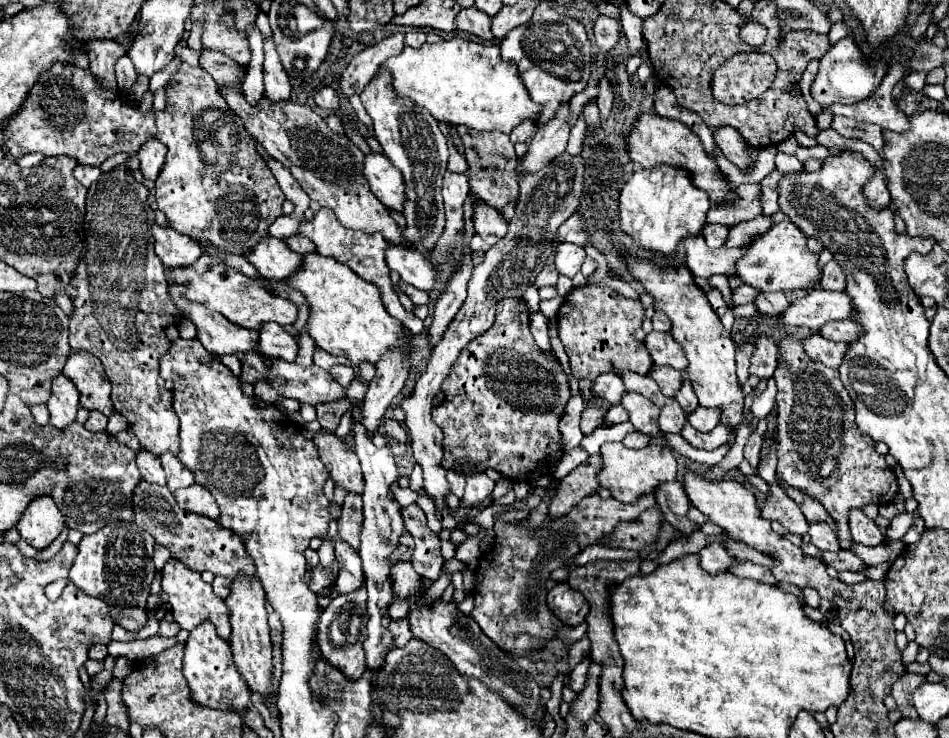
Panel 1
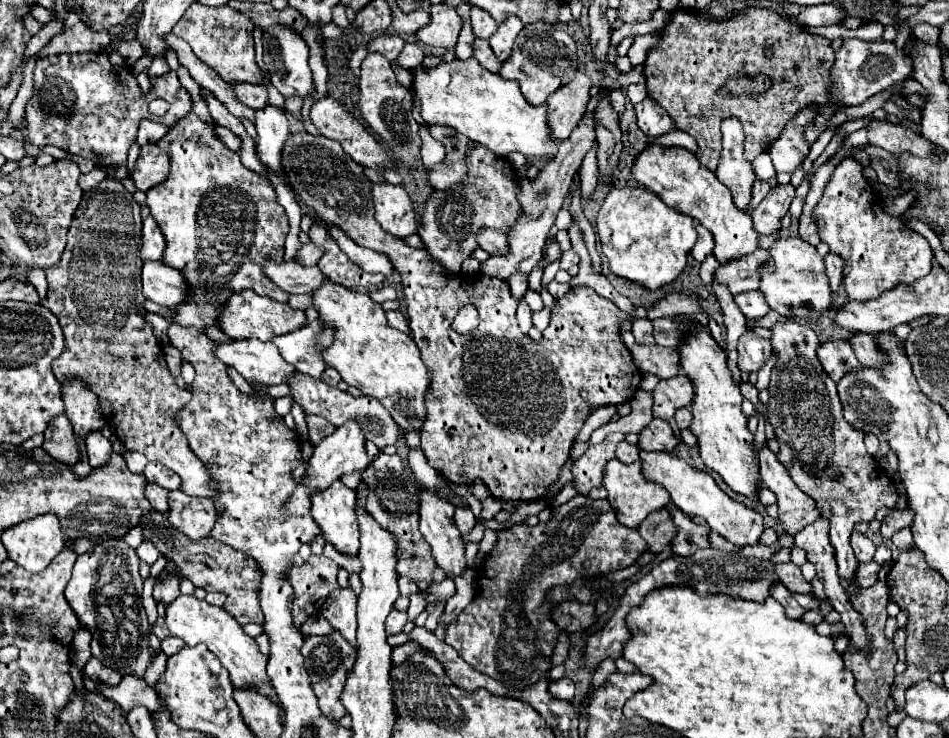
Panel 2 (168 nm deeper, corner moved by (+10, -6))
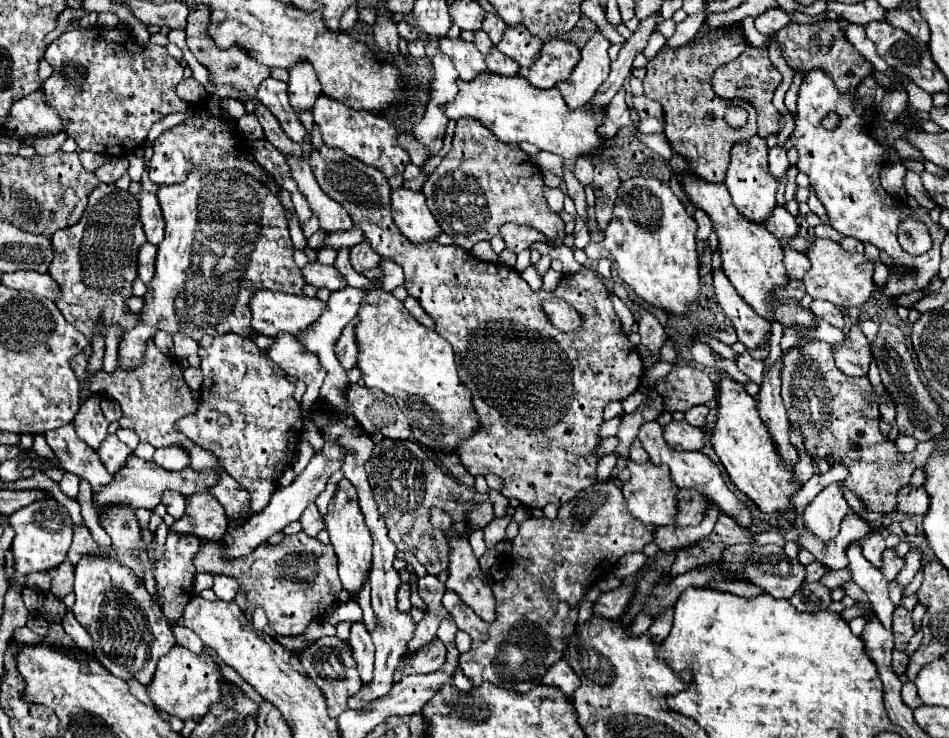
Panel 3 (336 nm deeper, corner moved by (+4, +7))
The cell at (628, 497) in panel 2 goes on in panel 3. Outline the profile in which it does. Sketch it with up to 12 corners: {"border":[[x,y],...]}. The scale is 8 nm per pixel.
{"border":[[629,461],[629,513],[673,525],[679,487],[667,465]]}

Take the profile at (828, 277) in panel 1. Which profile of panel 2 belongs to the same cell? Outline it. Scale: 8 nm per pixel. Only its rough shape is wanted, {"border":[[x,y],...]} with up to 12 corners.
{"border":[[835,254],[825,256],[825,272],[831,290],[843,280],[843,262]]}

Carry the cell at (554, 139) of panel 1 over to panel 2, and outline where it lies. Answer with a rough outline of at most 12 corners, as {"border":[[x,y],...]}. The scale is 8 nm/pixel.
{"border":[[577,72],[547,98],[547,128],[565,142],[591,98]]}

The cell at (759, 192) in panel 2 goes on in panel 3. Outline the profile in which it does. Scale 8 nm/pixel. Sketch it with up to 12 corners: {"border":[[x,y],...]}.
{"border":[[787,147],[769,149],[769,171],[779,179],[789,169]]}

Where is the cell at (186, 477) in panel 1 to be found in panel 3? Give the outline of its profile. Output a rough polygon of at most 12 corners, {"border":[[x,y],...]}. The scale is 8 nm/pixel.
{"border":[[179,445],[157,449],[153,461],[163,469],[179,471],[189,455]]}

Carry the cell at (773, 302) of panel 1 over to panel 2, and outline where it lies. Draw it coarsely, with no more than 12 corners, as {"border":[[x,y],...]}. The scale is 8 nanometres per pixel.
{"border":[[777,322],[769,424],[777,458],[829,520],[857,592],[853,526],[897,492],[817,360],[817,334]]}

